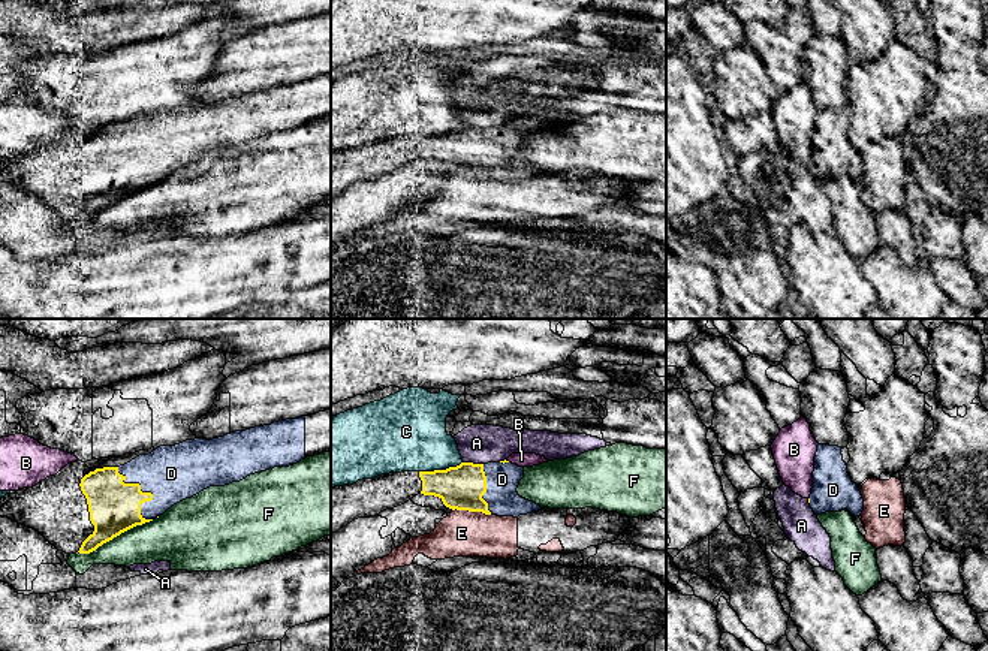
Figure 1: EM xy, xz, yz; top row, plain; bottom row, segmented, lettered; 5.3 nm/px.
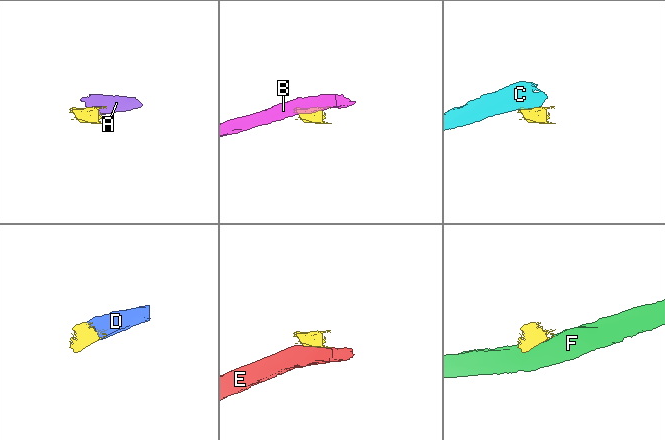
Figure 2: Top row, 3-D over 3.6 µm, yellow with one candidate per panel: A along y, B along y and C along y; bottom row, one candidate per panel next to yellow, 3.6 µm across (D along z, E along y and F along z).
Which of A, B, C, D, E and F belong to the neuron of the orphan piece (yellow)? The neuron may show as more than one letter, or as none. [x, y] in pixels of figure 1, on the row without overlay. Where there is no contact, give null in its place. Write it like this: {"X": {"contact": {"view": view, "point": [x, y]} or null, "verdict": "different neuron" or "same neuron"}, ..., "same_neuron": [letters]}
{"A": {"contact": {"view": "xz", "point": [472, 127]}, "verdict": "different neuron"}, "B": {"contact": {"view": "xz", "point": [508, 126]}, "verdict": "different neuron"}, "C": {"contact": {"view": "xz", "point": [440, 135]}, "verdict": "different neuron"}, "D": {"contact": {"view": "xy", "point": [147, 157]}, "verdict": "same neuron"}, "E": {"contact": {"view": "xz", "point": [472, 175]}, "verdict": "different neuron"}, "F": {"contact": {"view": "xy", "point": [116, 201]}, "verdict": "different neuron"}, "same_neuron": ["D"]}

